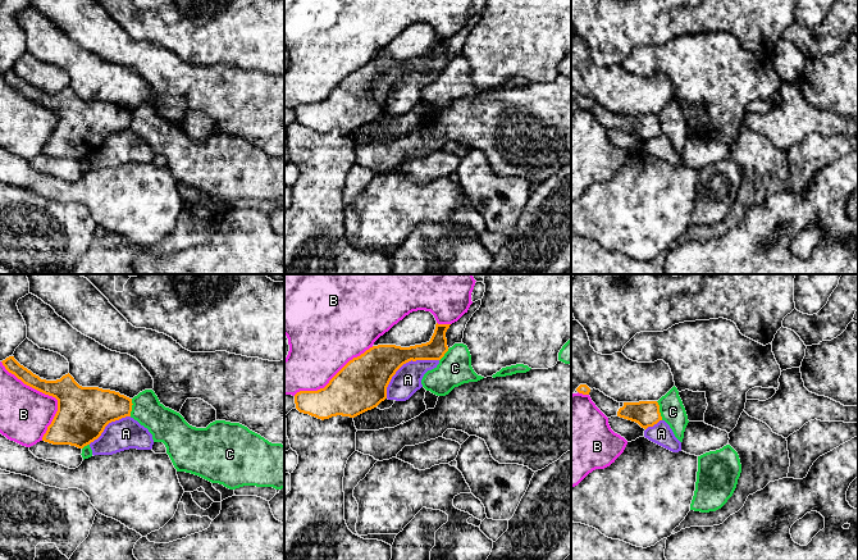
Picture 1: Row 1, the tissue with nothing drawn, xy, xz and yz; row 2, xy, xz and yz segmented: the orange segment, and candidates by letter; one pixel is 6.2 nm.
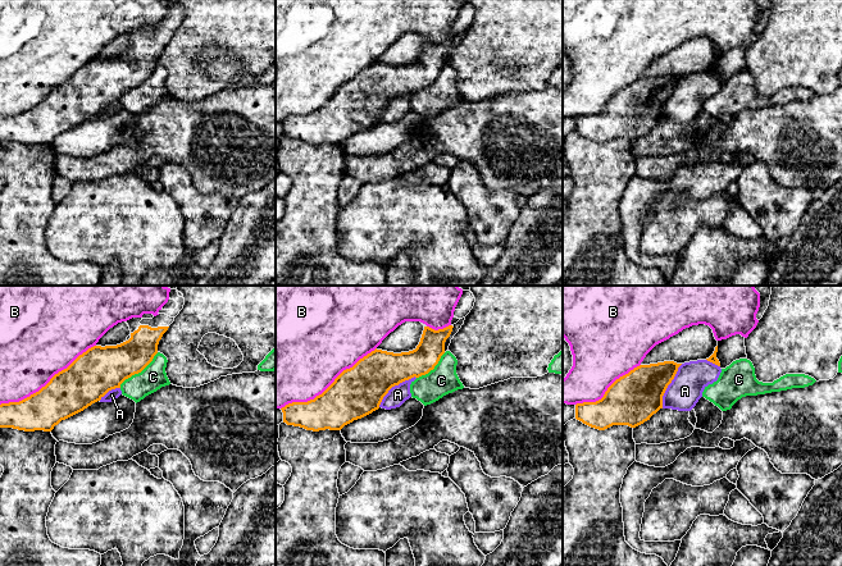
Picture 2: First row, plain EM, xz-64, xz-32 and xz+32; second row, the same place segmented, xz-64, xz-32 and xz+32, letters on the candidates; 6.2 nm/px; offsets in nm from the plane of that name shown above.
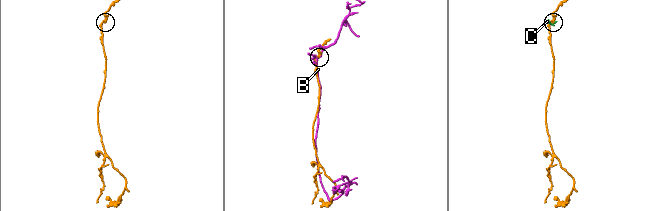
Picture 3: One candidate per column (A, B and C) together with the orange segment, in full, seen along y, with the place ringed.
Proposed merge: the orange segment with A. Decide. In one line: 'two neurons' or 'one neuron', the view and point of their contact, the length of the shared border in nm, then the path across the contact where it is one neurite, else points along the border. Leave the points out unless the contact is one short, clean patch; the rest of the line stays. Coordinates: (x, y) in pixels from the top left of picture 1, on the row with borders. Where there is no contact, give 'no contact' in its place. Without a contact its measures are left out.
two neurons; meets orange in xz at (404, 363); contact 420 nm long

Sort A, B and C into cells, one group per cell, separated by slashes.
A C / B

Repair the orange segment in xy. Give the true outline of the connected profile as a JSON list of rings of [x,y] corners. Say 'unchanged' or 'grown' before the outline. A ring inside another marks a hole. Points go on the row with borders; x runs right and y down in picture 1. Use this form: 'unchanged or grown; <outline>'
unchanged; [[[14,356],[1,361],[24,384],[58,400],[58,411],[42,441],[83,449],[115,420],[131,416],[132,399],[99,387],[82,387],[68,373],[56,381],[41,379]]]

